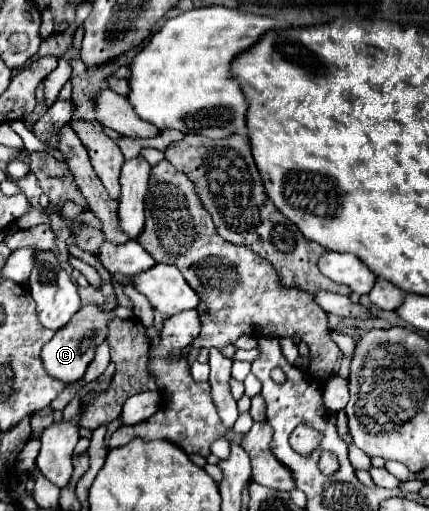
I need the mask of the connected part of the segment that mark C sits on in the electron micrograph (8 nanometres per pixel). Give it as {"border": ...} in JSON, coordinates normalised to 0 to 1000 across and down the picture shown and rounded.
{"border":[[[228,593],[191,597],[186,613],[177,613],[177,620],[168,620],[168,628],[159,628],[159,636],[149,644],[135,644],[131,656],[103,675],[103,683],[98,683],[98,706],[103,706],[107,730],[117,738],[126,738],[126,742],[145,742],[149,750],[182,746],[196,734],[205,710],[214,706],[224,679],[247,667],[247,659],[252,659],[252,632],[266,620],[303,624],[308,620],[308,605],[275,597],[270,605],[242,609],[238,597],[228,597]]]}

